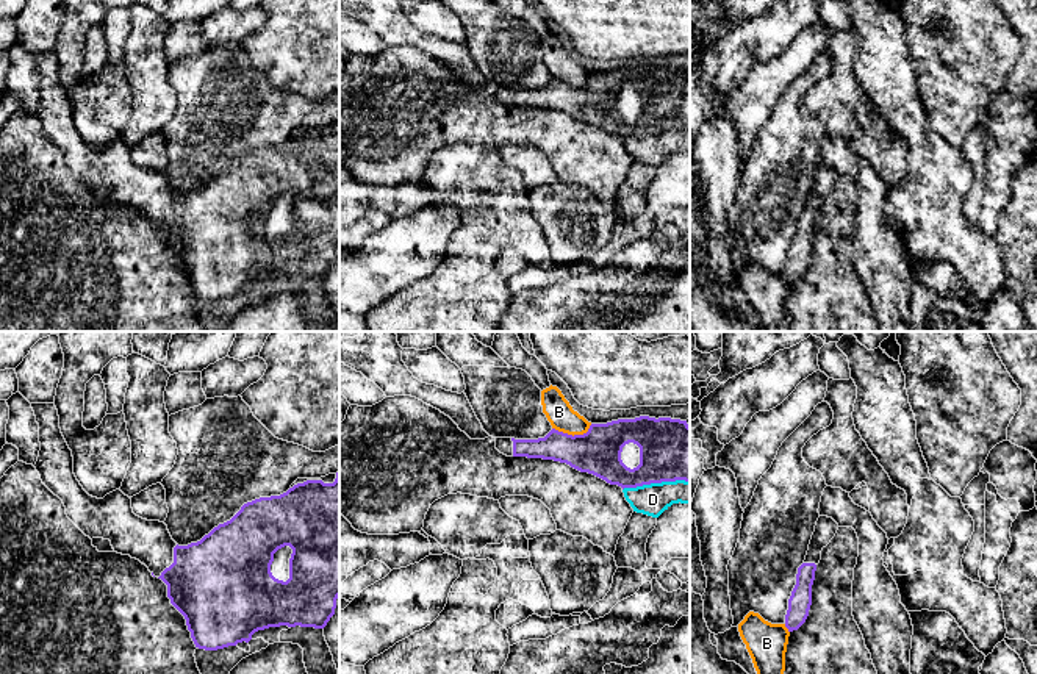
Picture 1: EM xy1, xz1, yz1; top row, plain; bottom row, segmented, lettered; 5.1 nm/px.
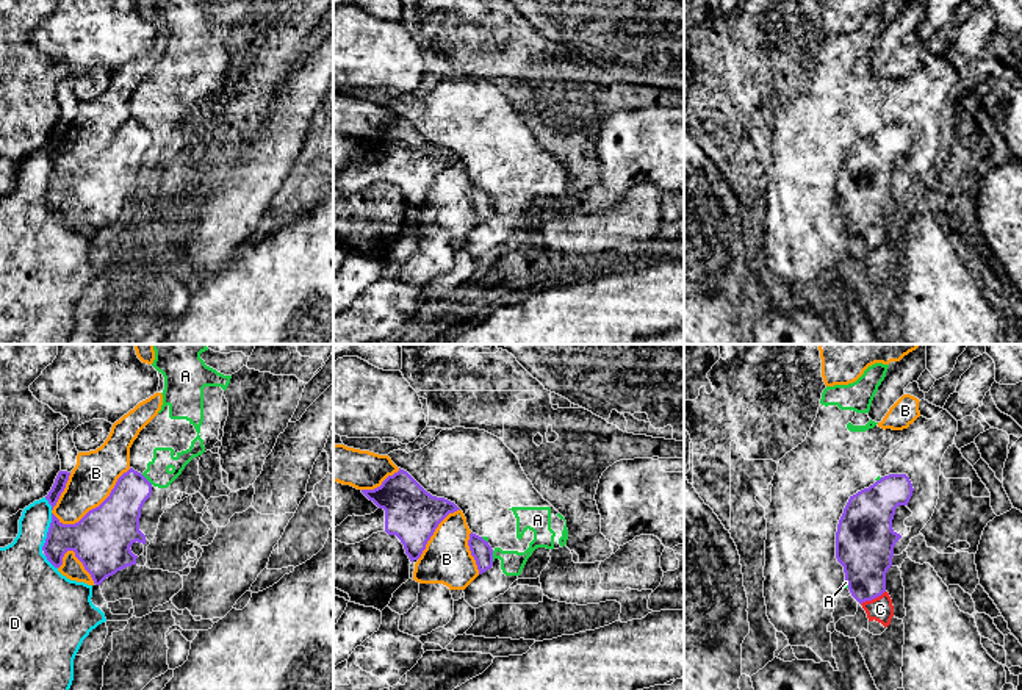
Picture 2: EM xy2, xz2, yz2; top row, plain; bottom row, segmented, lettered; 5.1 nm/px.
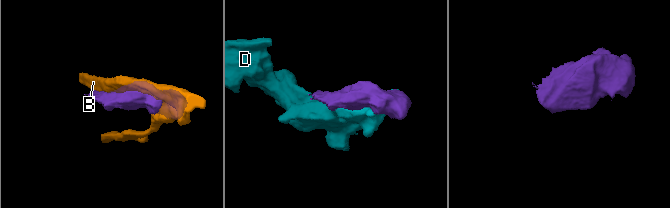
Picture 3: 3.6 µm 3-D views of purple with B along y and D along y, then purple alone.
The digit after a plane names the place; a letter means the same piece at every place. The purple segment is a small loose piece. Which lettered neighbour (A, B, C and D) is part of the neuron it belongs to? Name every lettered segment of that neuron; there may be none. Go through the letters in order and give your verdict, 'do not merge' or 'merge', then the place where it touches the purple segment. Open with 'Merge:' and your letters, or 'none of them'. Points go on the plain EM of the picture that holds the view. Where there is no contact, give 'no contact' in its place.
Merge: none of them
A: do not merge; meets purple in xy2 at (146, 129)
B: do not merge; meets purple in xy2 at (96, 157)
C: do not merge; meets purple in yz2 at (872, 247)
D: do not merge; meets purple in xz1 at (656, 132)

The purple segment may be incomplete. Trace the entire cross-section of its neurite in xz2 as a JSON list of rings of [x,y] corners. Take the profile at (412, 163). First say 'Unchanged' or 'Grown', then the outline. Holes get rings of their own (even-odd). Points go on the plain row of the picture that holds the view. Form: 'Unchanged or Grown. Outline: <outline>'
Grown. Outline: [[[407,120],[388,125],[380,136],[362,139],[379,158],[365,166],[347,166],[333,177],[333,189],[355,194],[372,183],[396,185],[410,211],[418,210],[438,174],[460,160],[454,152],[427,142]]]

